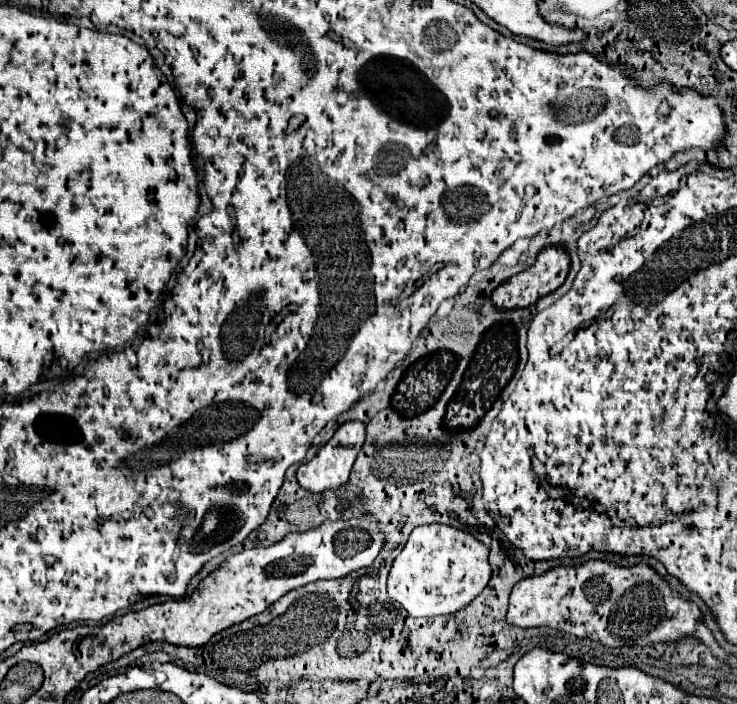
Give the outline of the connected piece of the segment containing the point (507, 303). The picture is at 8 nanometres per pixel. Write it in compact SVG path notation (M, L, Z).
M551 246L551 248L543 250L543 252L537 256L535 264L533 264L529 270L519 272L519 274L515 274L513 278L509 278L507 282L499 284L499 286L493 290L493 294L491 294L491 302L493 302L493 306L495 306L497 310L515 310L515 308L533 306L539 298L543 298L543 296L547 296L549 292L557 290L557 288L563 284L567 272L569 272L569 256L567 256L567 252L565 252L563 248L559 248L559 246Z

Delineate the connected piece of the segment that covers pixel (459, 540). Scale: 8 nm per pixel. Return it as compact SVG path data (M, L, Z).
M445 524L419 526L411 532L405 548L391 566L387 592L409 612L409 616L433 618L439 614L453 614L467 606L487 586L491 578L487 556L489 548L471 534Z

